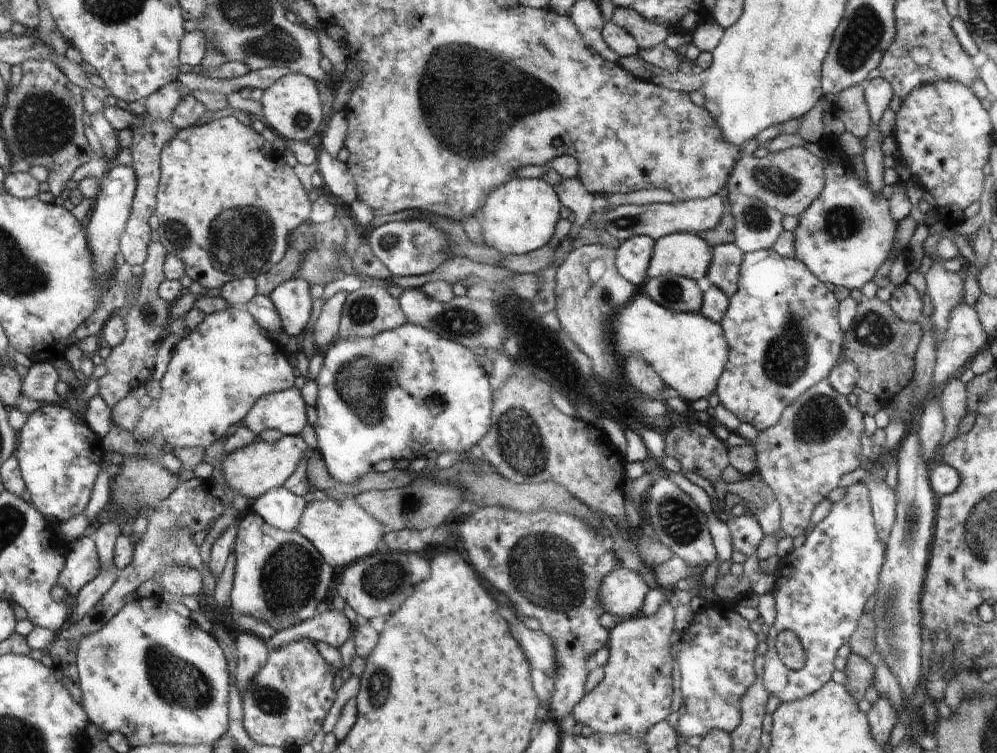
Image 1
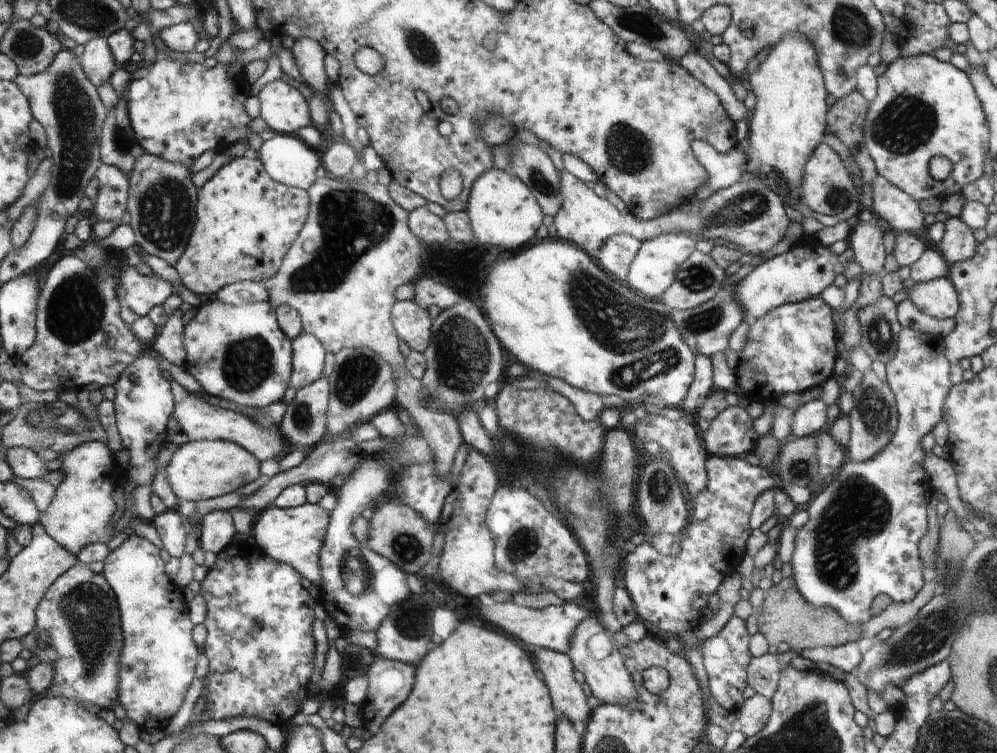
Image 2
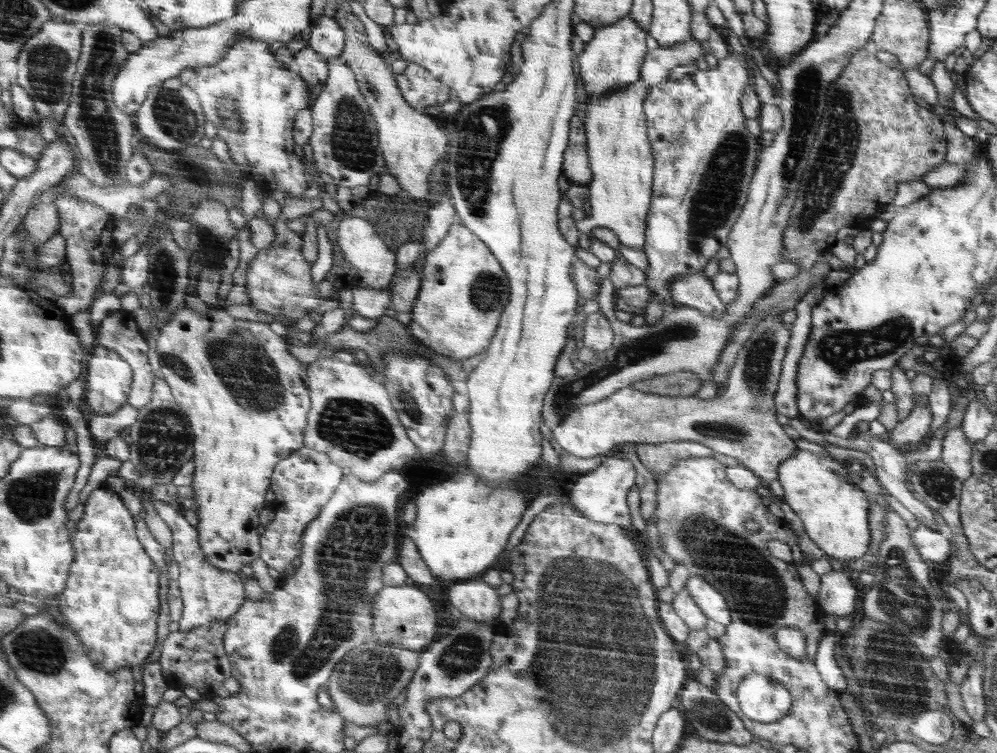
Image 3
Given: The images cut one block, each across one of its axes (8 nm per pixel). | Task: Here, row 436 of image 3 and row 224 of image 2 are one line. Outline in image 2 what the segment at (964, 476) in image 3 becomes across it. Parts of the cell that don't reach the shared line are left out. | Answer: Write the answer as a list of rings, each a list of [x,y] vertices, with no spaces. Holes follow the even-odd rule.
[[[949,217],[944,224],[945,231],[940,240],[940,252],[944,253],[950,264],[971,259],[979,243],[974,238],[973,230],[966,226],[960,217]]]

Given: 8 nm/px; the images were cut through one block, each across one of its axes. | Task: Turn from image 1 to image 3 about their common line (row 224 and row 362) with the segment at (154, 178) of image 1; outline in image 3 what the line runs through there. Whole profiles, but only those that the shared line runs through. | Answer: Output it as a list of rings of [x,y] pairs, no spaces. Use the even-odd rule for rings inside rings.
[[[120,309],[106,318],[99,328],[98,345],[104,345],[115,350],[133,366],[135,381],[129,396],[129,403],[139,409],[148,406],[153,399],[158,372],[154,372],[154,368],[150,364],[150,342],[148,342],[147,335],[142,332],[132,313],[126,309]]]

